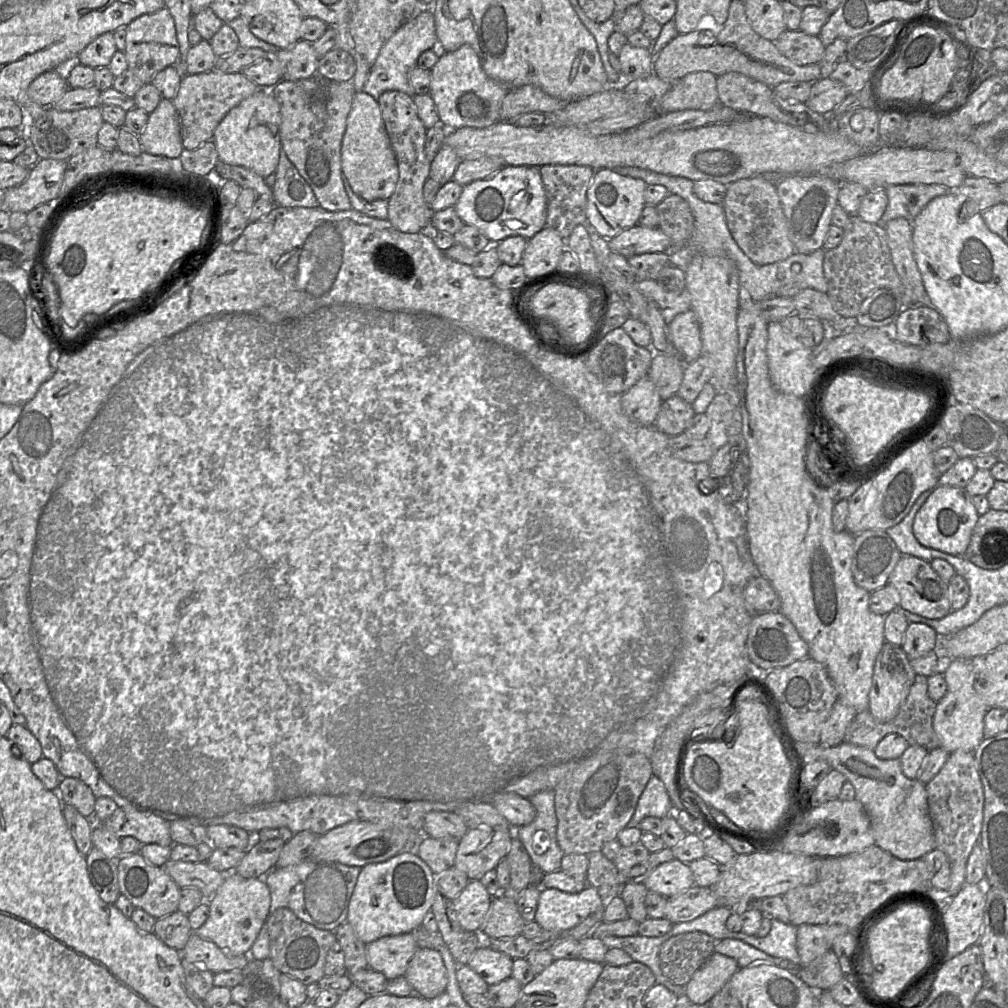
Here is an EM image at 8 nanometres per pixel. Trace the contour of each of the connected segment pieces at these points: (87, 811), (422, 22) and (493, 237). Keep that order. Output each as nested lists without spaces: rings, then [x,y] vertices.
[[[71,777],[61,778],[57,793],[63,804],[74,807],[86,818],[93,817],[96,797],[83,781]]]
[[[423,8],[418,15],[412,16],[405,21],[383,45],[371,67],[362,90],[376,100],[382,93],[388,90],[401,91],[413,97],[415,92],[410,85],[408,73],[416,66],[420,54],[432,48],[438,48],[434,16],[429,8]]]
[[[505,165],[495,174],[463,186],[453,208],[465,224],[475,226],[491,243],[509,236],[530,239],[546,225],[547,198],[539,168]]]

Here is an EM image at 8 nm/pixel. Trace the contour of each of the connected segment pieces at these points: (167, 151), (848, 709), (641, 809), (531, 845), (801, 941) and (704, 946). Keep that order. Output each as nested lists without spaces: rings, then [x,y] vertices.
[[[162,97],[148,116],[147,124],[139,135],[143,152],[168,158],[179,158],[183,151],[180,121],[172,100]]]
[[[838,699],[822,726],[820,744],[831,747],[840,745],[844,741],[847,727],[856,714],[857,711],[853,707]]]
[[[652,775],[643,790],[635,812],[626,827],[639,827],[640,822],[646,817],[651,816],[663,819],[673,812],[674,807],[665,785],[658,777]]]
[[[545,790],[529,798],[536,810],[534,820],[513,829],[529,854],[534,867],[543,873],[559,871],[564,855],[557,842],[557,816],[555,812],[555,791]]]
[[[801,924],[797,928],[797,951],[800,966],[807,966],[813,960],[832,949],[836,937],[851,930],[843,925]]]
[[[689,932],[670,938],[659,952],[663,975],[673,984],[683,986],[715,953],[716,940],[703,932]]]

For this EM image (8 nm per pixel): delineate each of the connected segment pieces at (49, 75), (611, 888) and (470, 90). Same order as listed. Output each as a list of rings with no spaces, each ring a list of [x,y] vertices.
[[[56,69],[36,77],[28,87],[29,98],[42,107],[52,106],[68,89],[66,78]]]
[[[602,851],[588,855],[589,867],[587,871],[587,885],[597,889],[604,905],[621,891],[620,871],[614,862],[607,859]]]
[[[468,44],[452,52],[440,52],[437,62],[431,68],[429,94],[437,108],[440,124],[447,130],[486,128],[501,121],[502,102],[509,89],[487,76],[477,54]]]

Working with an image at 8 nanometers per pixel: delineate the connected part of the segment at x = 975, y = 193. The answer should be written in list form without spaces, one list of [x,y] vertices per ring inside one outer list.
[[[967,176],[957,189],[951,191],[968,198],[962,204],[962,208],[969,215],[976,212],[983,213],[985,210],[1002,202],[998,184],[987,178]]]

